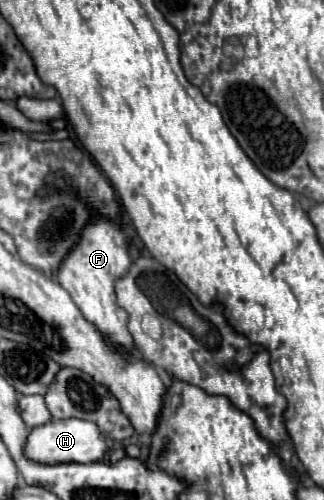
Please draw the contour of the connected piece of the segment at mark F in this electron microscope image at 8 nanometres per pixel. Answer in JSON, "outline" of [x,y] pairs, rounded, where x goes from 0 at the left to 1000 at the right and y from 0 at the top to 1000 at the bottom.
{"outline":[[[284,436],[284,444],[253,464],[247,488],[210,508],[185,544],[173,548],[179,568],[222,592],[253,632],[321,672],[321,684],[395,708],[407,708],[420,692],[407,668],[395,664],[395,624],[358,604],[352,568],[389,552],[401,528],[407,520],[395,512],[383,464],[321,436]]]}

